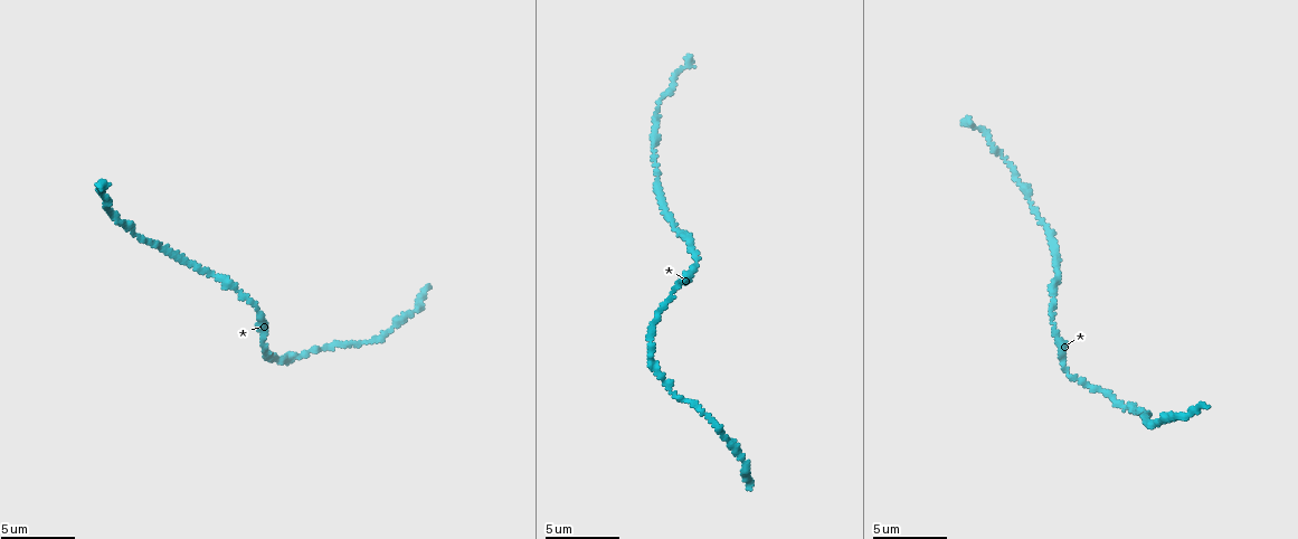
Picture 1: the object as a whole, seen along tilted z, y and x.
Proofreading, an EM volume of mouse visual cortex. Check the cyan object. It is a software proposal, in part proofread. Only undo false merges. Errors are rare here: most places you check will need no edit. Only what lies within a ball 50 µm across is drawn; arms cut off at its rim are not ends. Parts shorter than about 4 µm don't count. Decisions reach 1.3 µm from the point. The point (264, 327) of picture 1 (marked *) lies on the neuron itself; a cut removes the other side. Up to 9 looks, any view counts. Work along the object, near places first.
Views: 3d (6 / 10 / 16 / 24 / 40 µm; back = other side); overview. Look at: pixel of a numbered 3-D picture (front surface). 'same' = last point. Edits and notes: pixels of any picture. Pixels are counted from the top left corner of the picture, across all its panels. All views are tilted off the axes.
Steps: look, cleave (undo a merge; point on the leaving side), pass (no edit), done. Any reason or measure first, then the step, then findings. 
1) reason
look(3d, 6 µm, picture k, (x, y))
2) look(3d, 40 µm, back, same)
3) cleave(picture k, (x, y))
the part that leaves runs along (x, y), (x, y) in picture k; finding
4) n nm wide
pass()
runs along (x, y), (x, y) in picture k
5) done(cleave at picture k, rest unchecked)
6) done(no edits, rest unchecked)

thin neck
look(3d, 10 µm, picture 1, (1068, 371))

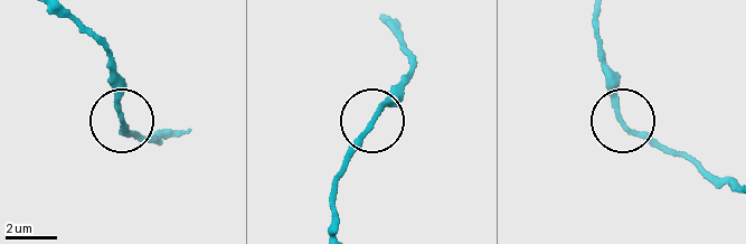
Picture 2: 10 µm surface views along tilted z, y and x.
pass()
runs along (616, 80), (622, 121), (668, 151) in picture 2; one neuron here

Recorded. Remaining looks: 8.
sudden change in width
look(3d, 6 µm, picture 1, (1142, 412))

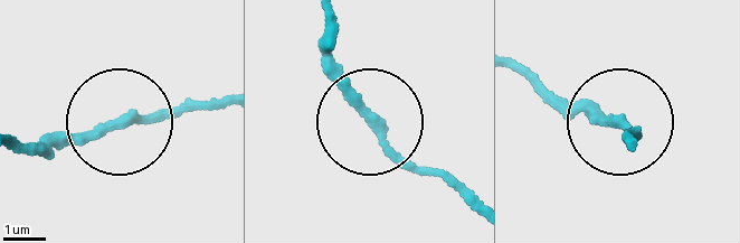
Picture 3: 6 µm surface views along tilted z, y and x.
210 nm wide
pass()
runs along (13, 136), (54, 147), (215, 110) in picture 3; all the same neuron

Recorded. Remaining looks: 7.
thin neck
look(3d, 10 µm, picture 1, (209, 274))

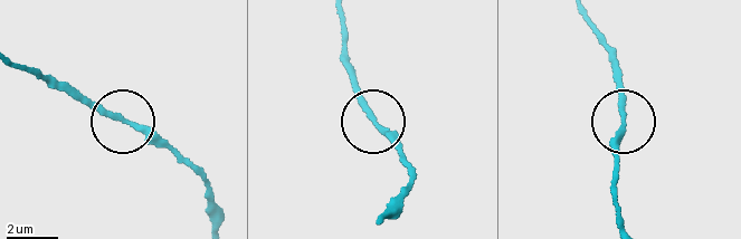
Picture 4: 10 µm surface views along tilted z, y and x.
210 nm wide
pass()
runs along (393, 212), (408, 178), (395, 145), (368, 115), (351, 57) in picture 4; continuous, no second neuron

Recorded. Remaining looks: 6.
calibre changes
look(3d, 16 µm, picture 1, (139, 234))

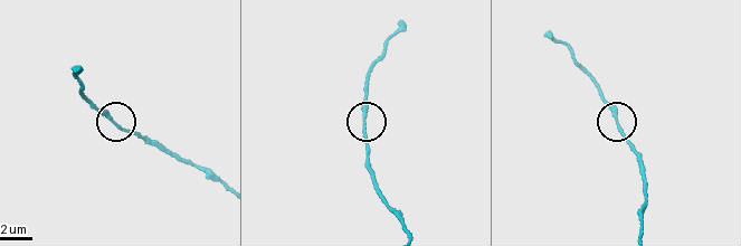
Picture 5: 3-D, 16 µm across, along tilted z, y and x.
180 nm wide
pass()
runs along (220, 183), (143, 136), (129, 132), (85, 97) in picture 5; continuous, no second neuron

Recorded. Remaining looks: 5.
done(no edits, rest unchecked)

